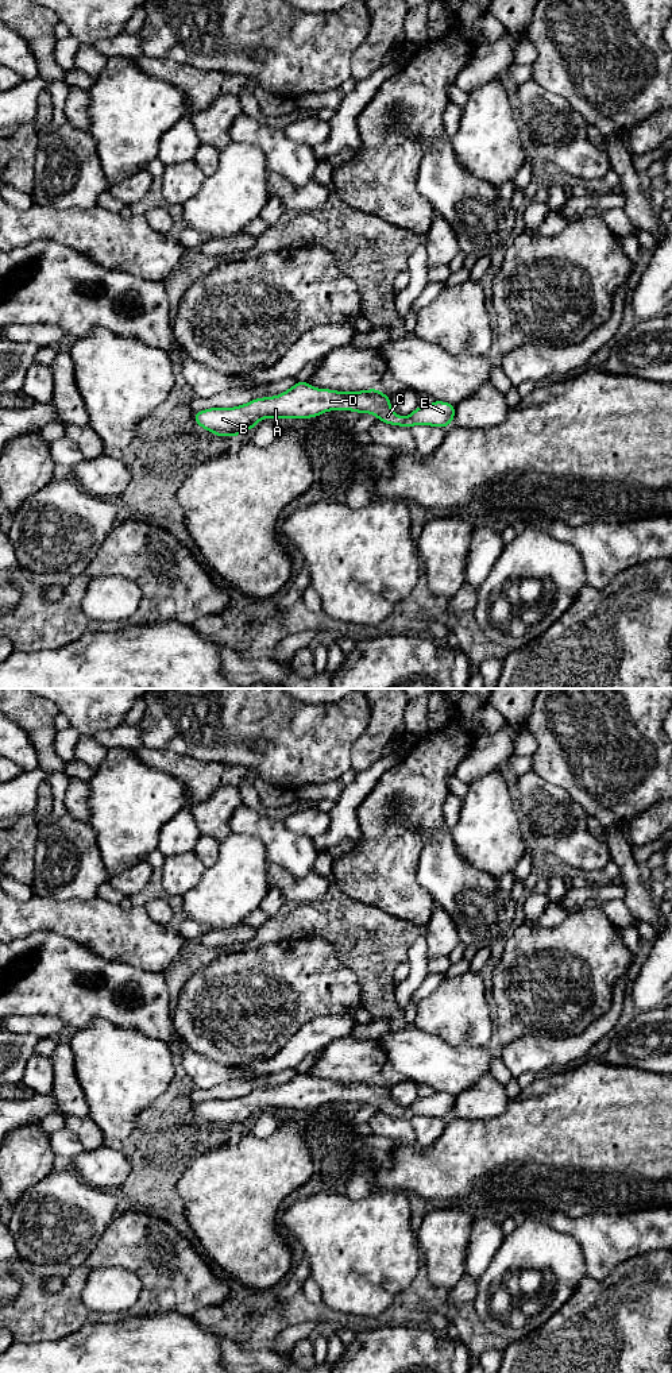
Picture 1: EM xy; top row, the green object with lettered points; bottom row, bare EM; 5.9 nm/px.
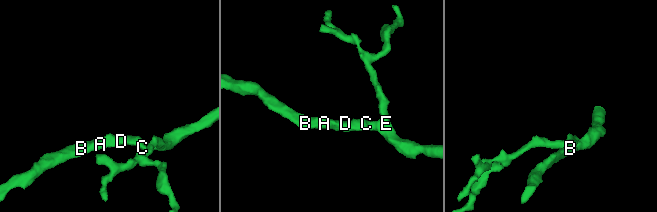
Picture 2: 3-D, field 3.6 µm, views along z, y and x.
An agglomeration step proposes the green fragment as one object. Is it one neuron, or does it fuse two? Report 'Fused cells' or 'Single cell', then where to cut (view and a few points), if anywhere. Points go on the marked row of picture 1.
Single cell. No split

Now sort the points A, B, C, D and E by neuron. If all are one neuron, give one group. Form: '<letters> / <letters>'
A B C D E

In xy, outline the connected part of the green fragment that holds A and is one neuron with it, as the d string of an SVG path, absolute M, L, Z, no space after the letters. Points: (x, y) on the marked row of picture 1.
M297 382L275 397L256 398L246 405L228 409L211 408L196 412L194 420L217 436L239 436L266 417L309 419L328 410L371 413L383 423L406 428L416 424L445 428L455 416L455 405L435 401L428 406L418 405L409 416L398 417L390 406L390 398L378 389L344 393L316 389L308 382Z

